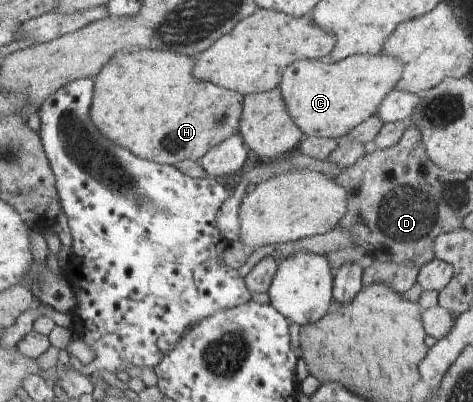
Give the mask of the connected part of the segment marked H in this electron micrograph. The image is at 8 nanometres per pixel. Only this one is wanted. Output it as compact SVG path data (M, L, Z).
M138 48L118 51L101 70L95 85L92 118L102 135L130 149L137 157L175 166L181 160L199 161L210 149L240 133L245 95L237 90L222 88L201 81L193 75L193 57L173 51Z

